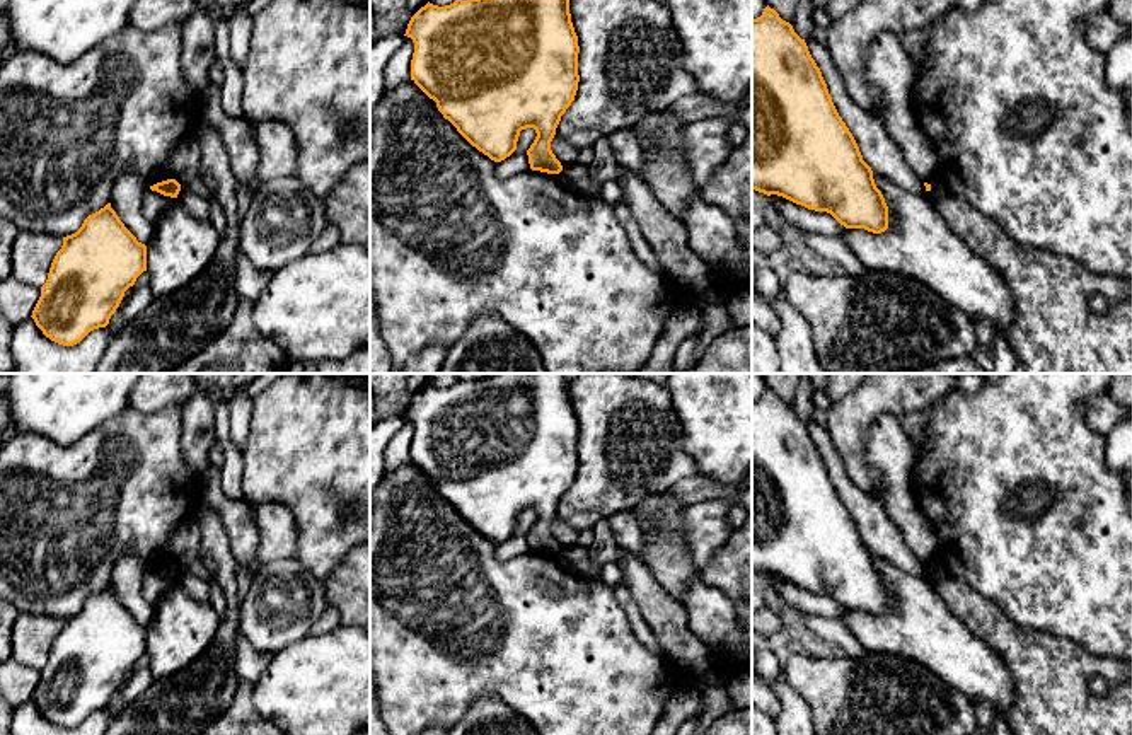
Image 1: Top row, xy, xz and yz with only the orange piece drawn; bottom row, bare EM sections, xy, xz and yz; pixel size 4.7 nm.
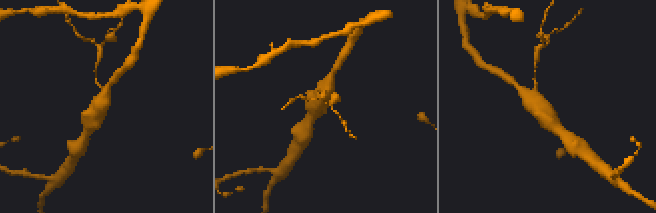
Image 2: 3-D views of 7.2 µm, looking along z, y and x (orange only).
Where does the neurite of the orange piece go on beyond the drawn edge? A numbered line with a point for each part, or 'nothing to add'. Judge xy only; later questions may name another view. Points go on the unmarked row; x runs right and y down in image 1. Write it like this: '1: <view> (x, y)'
nothing to add

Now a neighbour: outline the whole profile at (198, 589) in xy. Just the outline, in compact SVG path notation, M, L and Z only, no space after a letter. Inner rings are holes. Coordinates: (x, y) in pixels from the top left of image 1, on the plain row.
M181 571L177 582L191 599L210 604L210 583L206 580L188 571Z

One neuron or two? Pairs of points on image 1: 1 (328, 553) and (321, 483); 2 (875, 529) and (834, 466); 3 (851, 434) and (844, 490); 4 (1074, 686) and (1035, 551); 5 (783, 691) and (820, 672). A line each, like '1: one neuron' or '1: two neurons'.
1: one neuron
2: one neuron
3: two neurons
4: two neurons
5: two neurons

